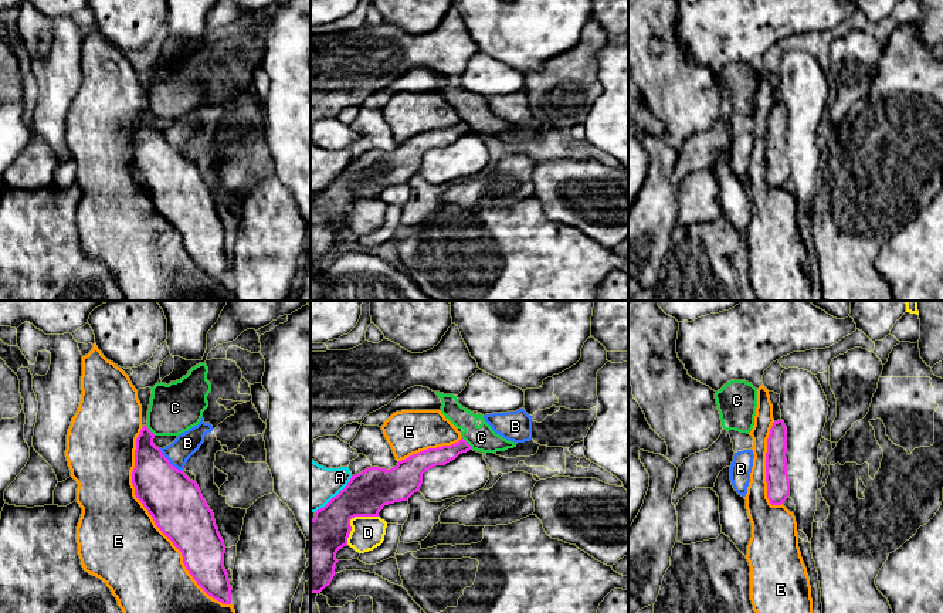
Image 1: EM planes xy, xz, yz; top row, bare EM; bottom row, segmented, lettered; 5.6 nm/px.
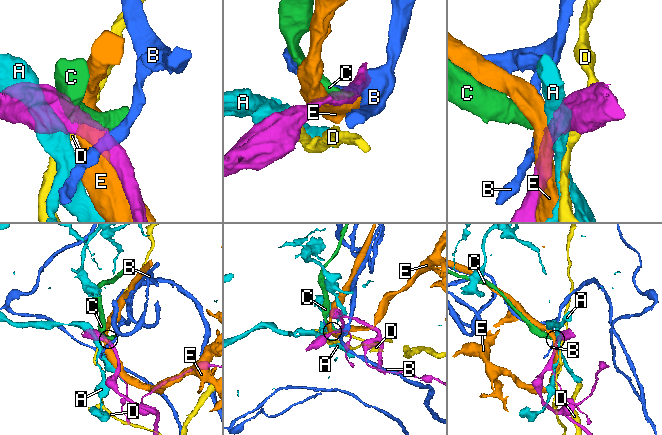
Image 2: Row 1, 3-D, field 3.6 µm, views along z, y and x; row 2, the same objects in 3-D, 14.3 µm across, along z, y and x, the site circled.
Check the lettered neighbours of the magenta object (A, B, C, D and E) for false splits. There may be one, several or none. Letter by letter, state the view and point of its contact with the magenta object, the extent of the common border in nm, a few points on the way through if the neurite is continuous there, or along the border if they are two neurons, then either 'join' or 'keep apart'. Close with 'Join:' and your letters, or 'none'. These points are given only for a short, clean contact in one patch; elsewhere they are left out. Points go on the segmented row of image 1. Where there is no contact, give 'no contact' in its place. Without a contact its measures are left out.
A: meets magenta in xz at (336, 495); contact 300 nm long; keep apart
B: meets magenta in xy at (169, 461); contact 190 nm long; keep apart
C: meets magenta in xz at (467, 443); contact 90 nm long; border along xz (462, 437), (471, 449); keep apart
D: meets magenta in xz at (352, 517); contact 240 nm long; keep apart
E: meets magenta in xy at (153, 520); contact 1150 nm long; keep apart
Join: none

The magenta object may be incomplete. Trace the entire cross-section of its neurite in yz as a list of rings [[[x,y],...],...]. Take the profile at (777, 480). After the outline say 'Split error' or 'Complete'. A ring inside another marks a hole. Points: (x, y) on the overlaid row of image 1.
[[[783,420],[773,423],[767,438],[766,482],[771,505],[781,505],[790,495],[787,474],[787,427]]]. Complete

